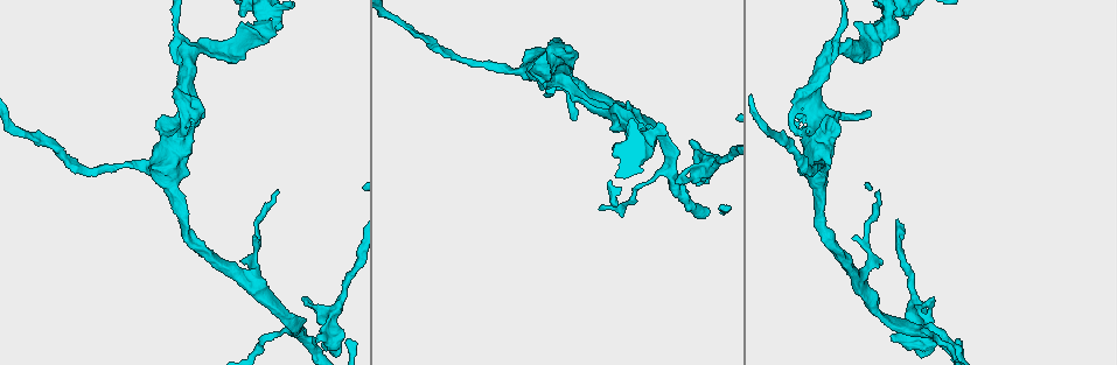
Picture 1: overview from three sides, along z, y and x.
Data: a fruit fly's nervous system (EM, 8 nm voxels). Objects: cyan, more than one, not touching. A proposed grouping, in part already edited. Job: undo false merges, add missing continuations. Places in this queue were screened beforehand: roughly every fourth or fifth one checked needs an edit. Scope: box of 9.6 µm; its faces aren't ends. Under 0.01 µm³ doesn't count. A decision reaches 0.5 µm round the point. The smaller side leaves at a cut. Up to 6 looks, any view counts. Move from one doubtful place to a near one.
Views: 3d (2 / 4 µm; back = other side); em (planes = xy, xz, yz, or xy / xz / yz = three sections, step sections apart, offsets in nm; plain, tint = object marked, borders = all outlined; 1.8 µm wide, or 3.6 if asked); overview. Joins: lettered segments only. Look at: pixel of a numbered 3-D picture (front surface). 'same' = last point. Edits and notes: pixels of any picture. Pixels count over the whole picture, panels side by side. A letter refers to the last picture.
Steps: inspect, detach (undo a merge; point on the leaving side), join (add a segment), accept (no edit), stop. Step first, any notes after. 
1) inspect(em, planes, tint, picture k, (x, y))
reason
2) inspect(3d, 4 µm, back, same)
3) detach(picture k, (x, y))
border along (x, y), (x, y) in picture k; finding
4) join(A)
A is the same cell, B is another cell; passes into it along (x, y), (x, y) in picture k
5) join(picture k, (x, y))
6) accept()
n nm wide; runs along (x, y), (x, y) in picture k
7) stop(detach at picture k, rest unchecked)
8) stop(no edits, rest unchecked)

inspect(em, planes, borders, picture 1, (920, 307))
an open end

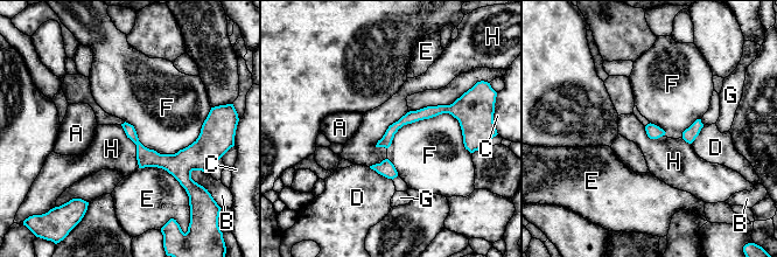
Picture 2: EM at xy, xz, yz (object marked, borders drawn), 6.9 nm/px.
accept()
A, B, C, D, E, F, G and H are other cells; border along (407, 111), (389, 126), (376, 147) in picture 2; no lettered segment goes on from it

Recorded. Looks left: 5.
inspect(em, 3.6 µm, planes, tint, picture 1, (819, 135))
abrupt turn

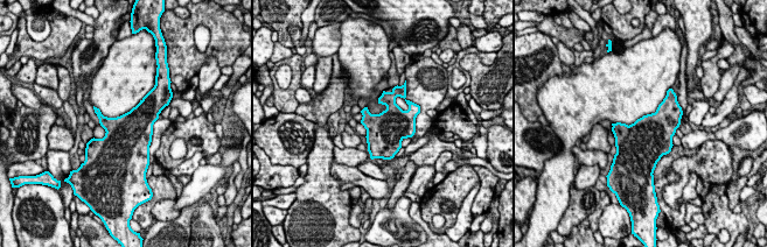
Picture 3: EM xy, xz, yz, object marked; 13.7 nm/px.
inspect(em, 3.6 µm, planes, borders, same)

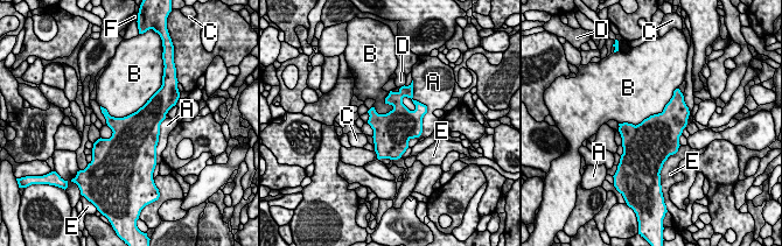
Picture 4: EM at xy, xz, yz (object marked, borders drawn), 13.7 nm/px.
accept()
550 nm wide; A, B, C, D, E and F are other cells; border along (674, 90), (661, 112), (619, 124) in picture 4; continuous, no second cell

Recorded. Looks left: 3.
inspect(em, planes, borders, picture 1, (189, 54))
three-way junction

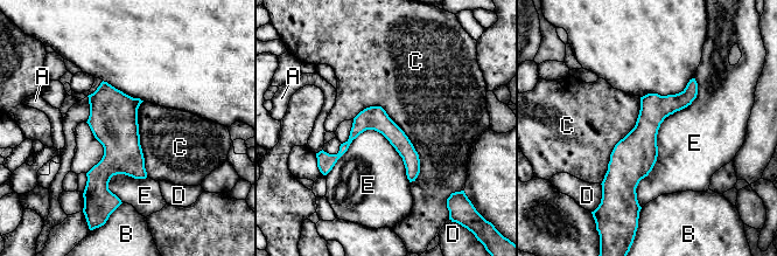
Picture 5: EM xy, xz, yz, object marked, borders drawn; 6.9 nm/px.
accept()
A, B, C, D and E are other cells; runs along (692, 82), (646, 126), (630, 195) in picture 5; continuous, no second cell

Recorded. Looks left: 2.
stop(no edits, rest unchecked)

